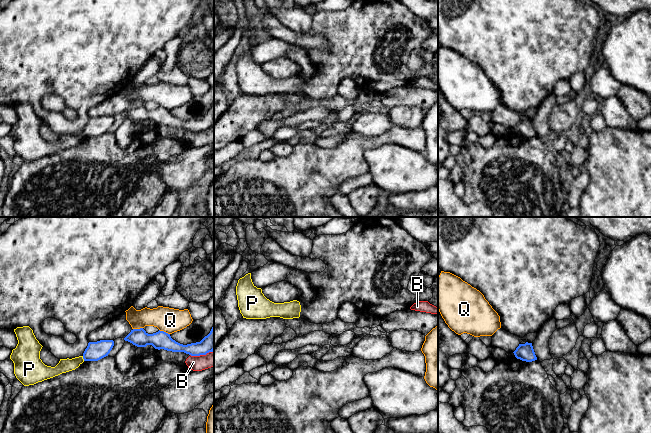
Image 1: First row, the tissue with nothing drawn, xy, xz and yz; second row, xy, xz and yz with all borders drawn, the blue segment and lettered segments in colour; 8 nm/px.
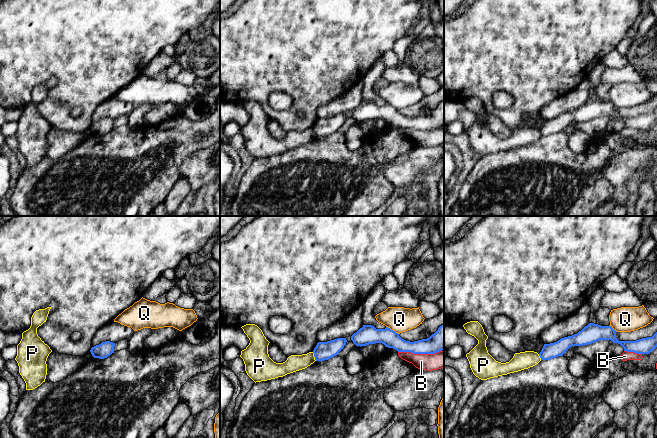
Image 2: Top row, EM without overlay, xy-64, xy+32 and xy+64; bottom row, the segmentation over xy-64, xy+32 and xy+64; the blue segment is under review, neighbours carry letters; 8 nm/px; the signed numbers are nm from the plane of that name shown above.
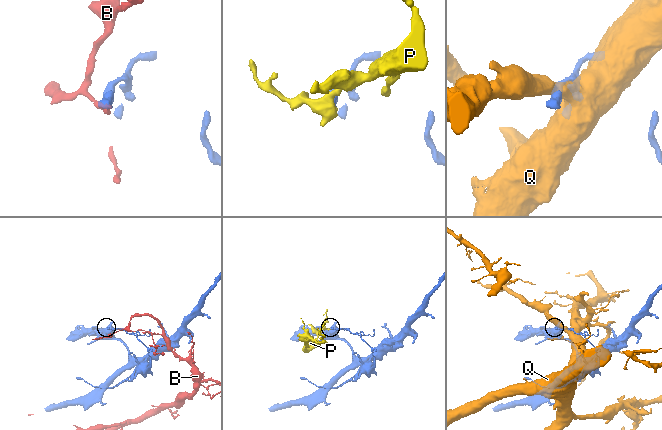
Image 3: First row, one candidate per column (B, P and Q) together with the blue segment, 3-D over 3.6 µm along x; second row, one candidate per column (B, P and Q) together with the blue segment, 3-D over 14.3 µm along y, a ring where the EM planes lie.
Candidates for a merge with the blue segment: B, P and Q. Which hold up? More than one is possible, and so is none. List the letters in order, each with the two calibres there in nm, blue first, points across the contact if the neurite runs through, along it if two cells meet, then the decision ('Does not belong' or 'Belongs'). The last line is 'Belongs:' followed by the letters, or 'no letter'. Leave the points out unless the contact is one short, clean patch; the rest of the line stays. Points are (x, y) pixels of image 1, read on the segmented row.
B: Thickness 140 nm (blue) against 130 nm. Does not belong
P: Thickness 150 nm (blue) against 110 nm. Boundary: xy (82, 356), (84, 360). Does not belong
Q: Thickness 140 nm (blue) against 200 nm. Does not belong
Belongs: no letter

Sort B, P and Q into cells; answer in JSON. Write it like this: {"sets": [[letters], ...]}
{"sets": [["B"], ["P"], ["Q"]]}

